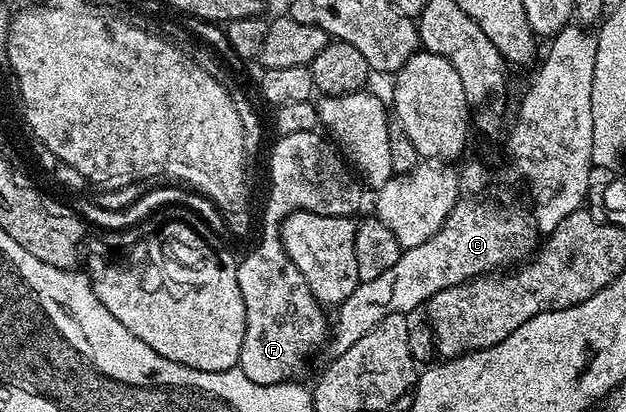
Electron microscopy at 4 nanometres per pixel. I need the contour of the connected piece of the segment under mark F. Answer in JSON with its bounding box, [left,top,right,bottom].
[235,130,359,385]

